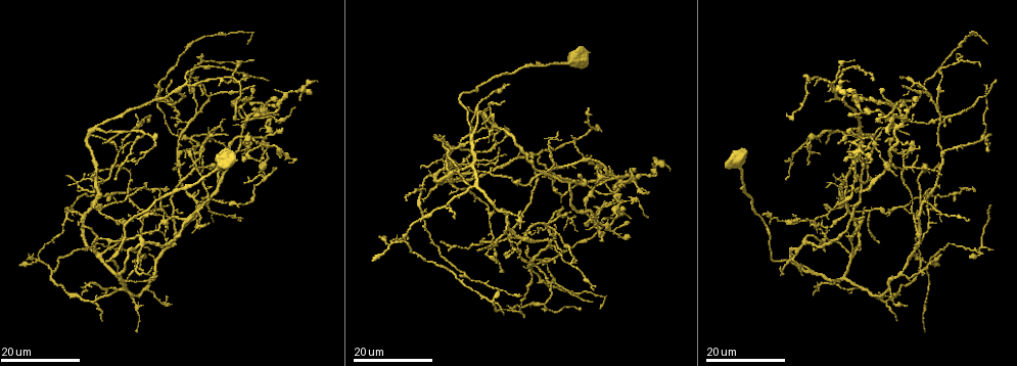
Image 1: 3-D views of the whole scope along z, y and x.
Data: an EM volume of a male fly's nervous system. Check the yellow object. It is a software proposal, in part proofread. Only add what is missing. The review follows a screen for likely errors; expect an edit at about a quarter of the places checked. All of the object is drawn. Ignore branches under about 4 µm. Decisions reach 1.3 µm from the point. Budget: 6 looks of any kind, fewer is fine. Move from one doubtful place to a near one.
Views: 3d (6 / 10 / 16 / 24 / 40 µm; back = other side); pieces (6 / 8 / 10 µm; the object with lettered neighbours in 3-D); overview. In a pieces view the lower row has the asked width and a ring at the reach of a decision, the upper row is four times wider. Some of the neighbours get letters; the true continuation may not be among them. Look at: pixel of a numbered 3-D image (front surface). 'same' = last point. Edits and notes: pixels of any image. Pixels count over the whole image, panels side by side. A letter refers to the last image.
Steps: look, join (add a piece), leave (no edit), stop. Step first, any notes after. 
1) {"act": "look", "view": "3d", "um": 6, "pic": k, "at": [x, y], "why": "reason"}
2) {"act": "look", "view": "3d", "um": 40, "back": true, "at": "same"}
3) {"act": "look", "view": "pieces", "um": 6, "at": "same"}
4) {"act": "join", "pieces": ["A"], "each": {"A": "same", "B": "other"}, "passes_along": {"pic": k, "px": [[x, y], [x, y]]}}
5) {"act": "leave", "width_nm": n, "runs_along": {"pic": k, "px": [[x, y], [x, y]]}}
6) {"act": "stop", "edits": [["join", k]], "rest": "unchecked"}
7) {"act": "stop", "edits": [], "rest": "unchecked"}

{"act": "look", "view": "3d", "um": 24, "pic": 1, "at": [257, 143], "why": "tapers out"}

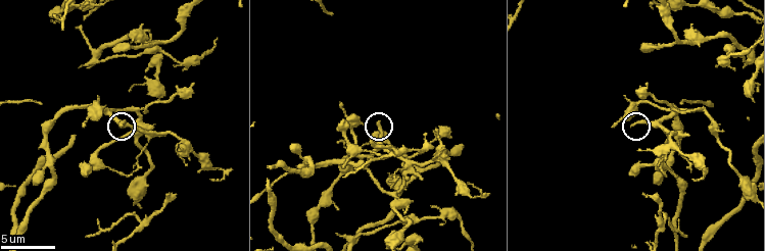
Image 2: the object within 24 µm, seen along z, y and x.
{"act": "look", "view": "pieces", "um": 8, "pic": 2, "at": [634, 126]}

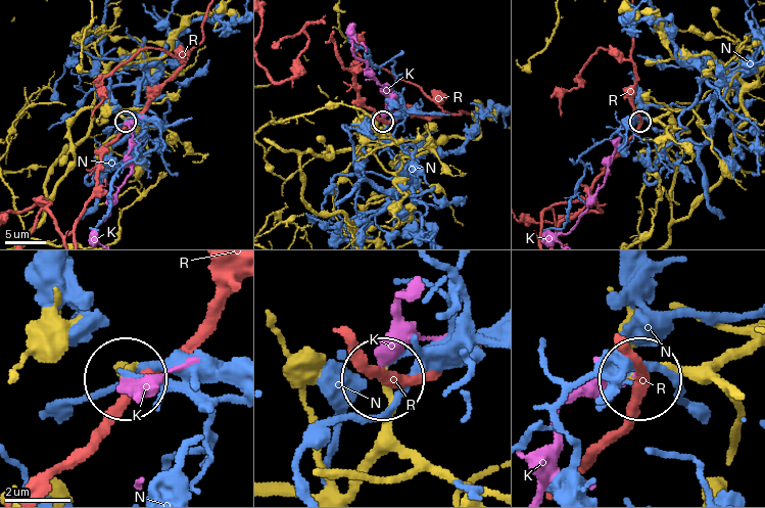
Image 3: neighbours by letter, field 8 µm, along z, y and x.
{"act": "join", "pieces": ["K"], "each": {"K": "same", "N": "other", "R": "other"}, "found": "the neuron continues"}

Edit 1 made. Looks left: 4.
{"act": "look", "view": "overview", "why": "redraw"}

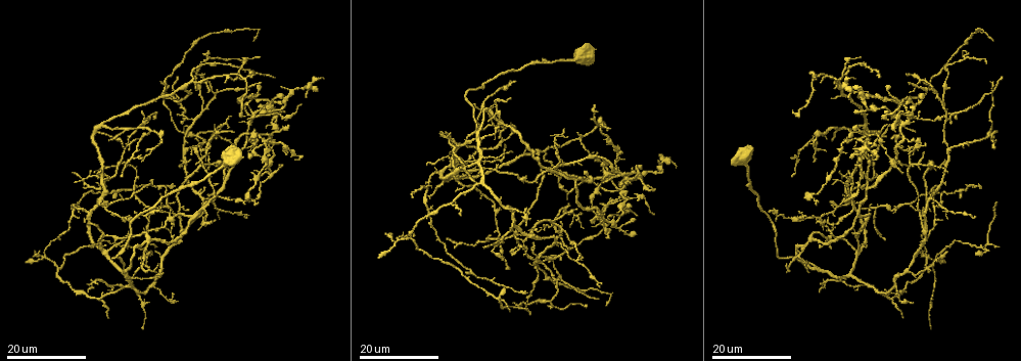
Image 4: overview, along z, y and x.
{"act": "look", "view": "3d", "um": 24, "pic": 4, "at": [872, 144], "why": "branch stops here"}

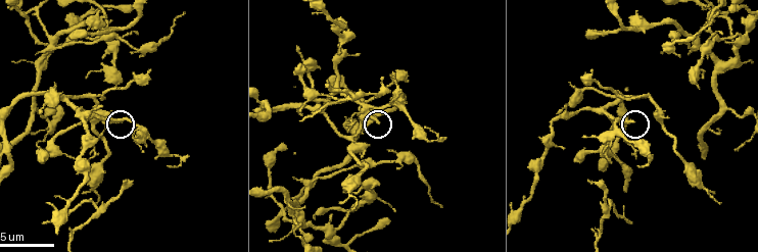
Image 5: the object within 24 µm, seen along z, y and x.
{"act": "look", "view": "pieces", "um": 8, "pic": 5, "at": [634, 122]}

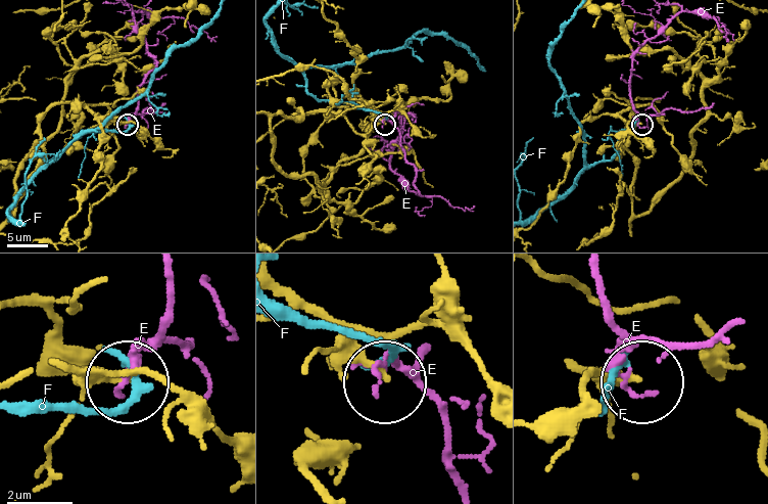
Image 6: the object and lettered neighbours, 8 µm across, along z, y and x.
{"act": "leave", "each": {"E": "other", "F": "other"}, "runs_along": {"pic": 6, "px": [[76, 365], [123, 378]]}, "found": "none of them fits"}

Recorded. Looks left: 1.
{"act": "stop", "edits": [["join", 3]], "rest": "unchecked"}

